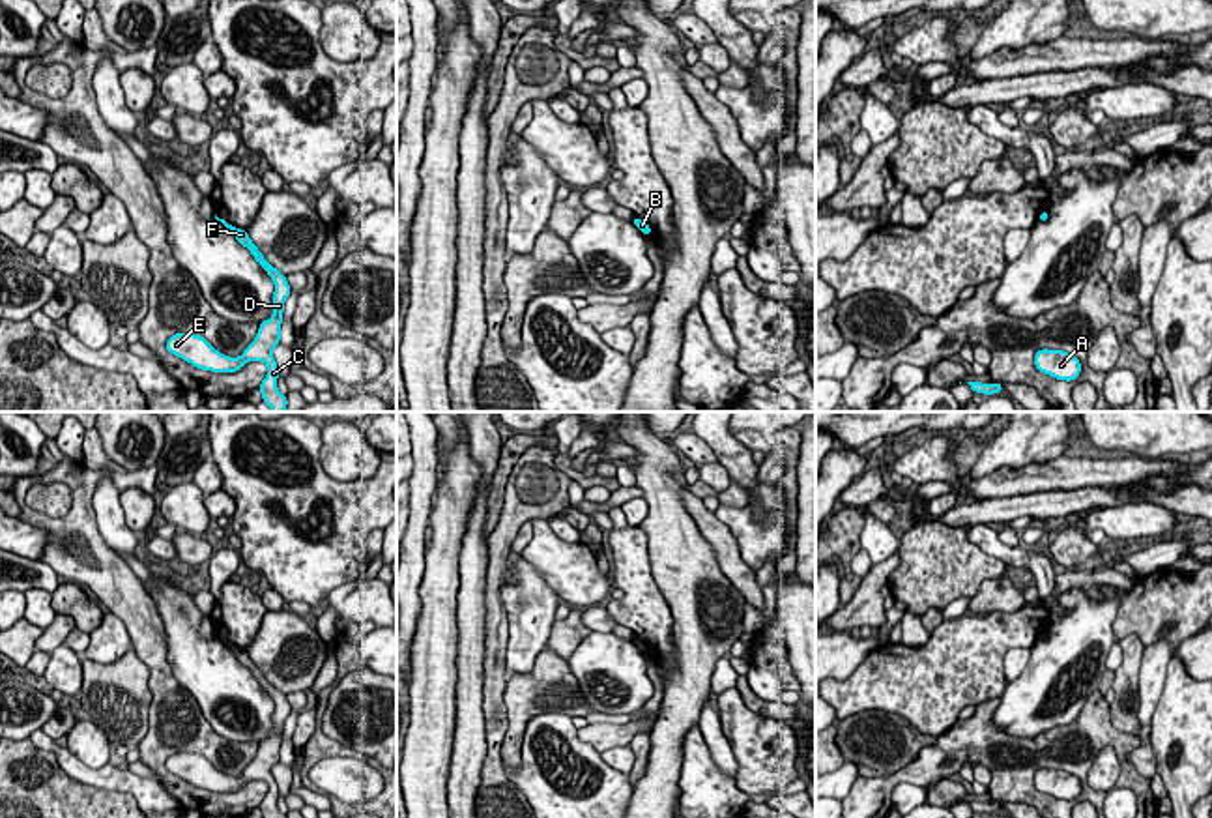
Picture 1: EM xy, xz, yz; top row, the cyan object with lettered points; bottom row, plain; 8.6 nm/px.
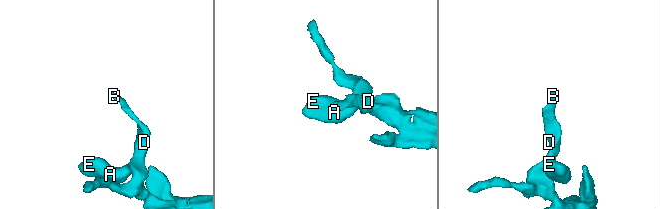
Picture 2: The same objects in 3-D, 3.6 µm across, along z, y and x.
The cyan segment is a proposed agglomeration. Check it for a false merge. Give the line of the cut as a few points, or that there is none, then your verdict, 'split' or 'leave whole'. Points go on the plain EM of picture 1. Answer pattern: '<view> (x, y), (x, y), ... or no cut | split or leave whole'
no cut | leave whole

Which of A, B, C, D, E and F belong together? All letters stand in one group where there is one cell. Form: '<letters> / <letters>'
A B C D E F

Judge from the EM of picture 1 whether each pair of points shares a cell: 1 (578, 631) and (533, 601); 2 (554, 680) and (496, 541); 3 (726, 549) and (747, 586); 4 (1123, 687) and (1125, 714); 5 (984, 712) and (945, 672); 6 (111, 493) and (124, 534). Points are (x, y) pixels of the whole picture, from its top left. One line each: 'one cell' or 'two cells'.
1: two cells
2: two cells
3: one cell
4: one cell
5: two cells
6: one cell

